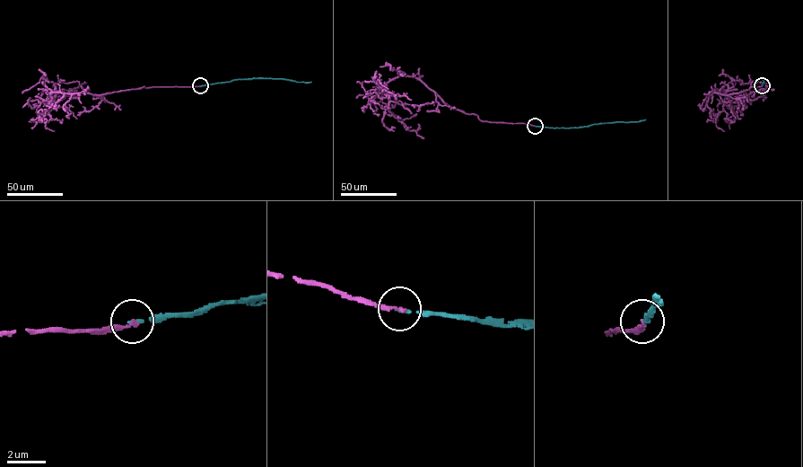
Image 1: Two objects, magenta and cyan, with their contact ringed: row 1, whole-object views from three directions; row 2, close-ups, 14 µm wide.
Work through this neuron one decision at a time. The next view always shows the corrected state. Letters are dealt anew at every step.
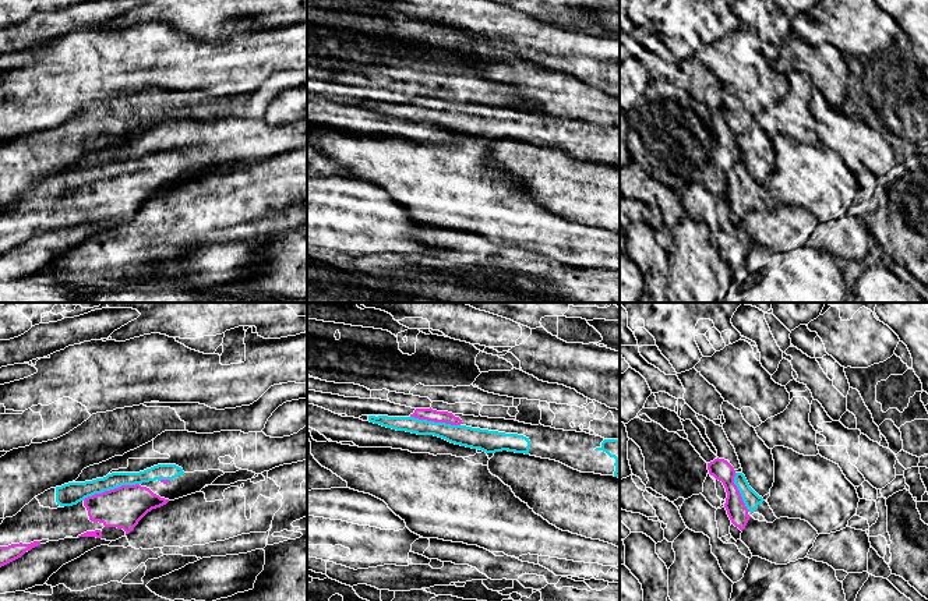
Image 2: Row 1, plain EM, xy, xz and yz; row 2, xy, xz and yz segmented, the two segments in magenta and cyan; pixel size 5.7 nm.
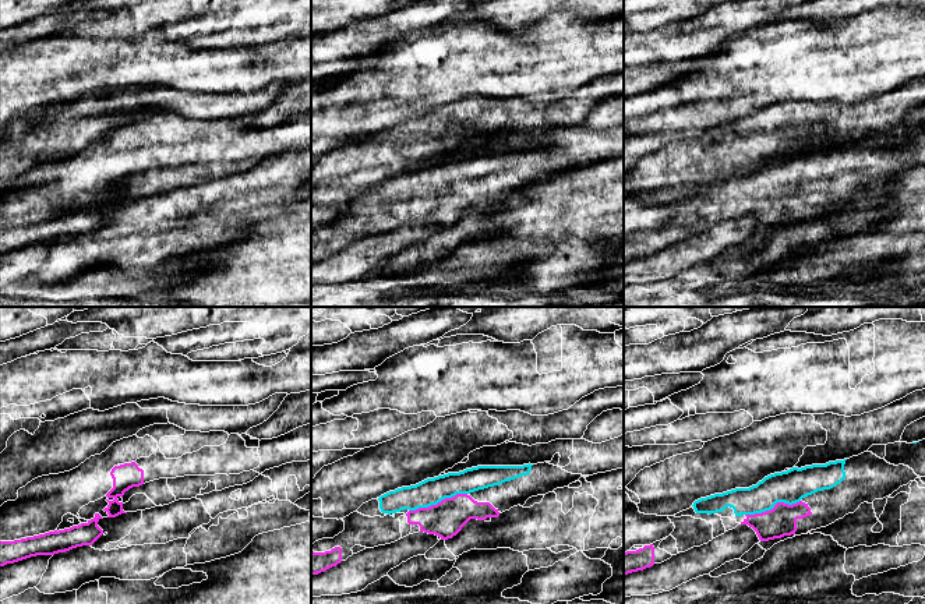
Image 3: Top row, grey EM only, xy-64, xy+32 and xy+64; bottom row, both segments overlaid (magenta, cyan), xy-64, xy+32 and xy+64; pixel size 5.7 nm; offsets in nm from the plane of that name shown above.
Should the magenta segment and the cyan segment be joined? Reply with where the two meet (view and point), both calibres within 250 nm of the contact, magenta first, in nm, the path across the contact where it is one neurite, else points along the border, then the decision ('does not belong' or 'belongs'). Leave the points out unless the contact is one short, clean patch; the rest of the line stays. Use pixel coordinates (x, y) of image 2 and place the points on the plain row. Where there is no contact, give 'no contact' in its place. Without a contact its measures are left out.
contact xy (110, 177); calibres 240 and 130 nm; belongs

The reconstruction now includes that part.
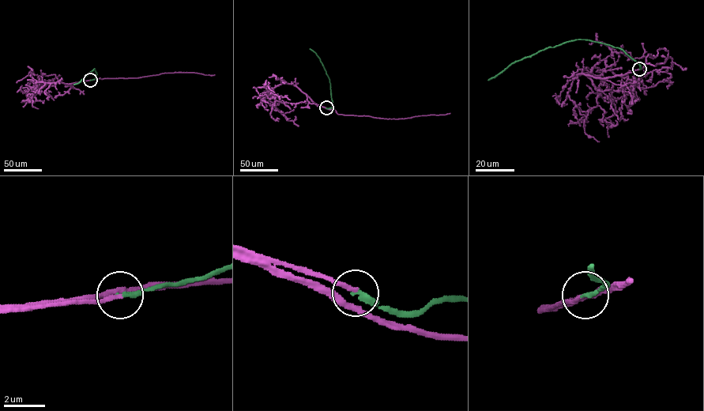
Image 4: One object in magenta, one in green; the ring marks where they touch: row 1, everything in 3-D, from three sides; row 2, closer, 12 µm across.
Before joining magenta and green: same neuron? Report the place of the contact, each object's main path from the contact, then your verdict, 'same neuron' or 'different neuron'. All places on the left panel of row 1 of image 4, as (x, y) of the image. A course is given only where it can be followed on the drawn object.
(90, 80) | magenta via (90, 80), (138, 77), (178, 72), (214, 75) | green via (90, 80), (96, 77), (94, 69), (73, 84) | same neuron

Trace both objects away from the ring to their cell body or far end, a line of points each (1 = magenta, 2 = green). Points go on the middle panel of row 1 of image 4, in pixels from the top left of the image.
1: (326, 107), (334, 110), (338, 114), (386, 118), (449, 113)
2: (326, 107), (332, 106), (329, 79), (320, 59), (310, 49)

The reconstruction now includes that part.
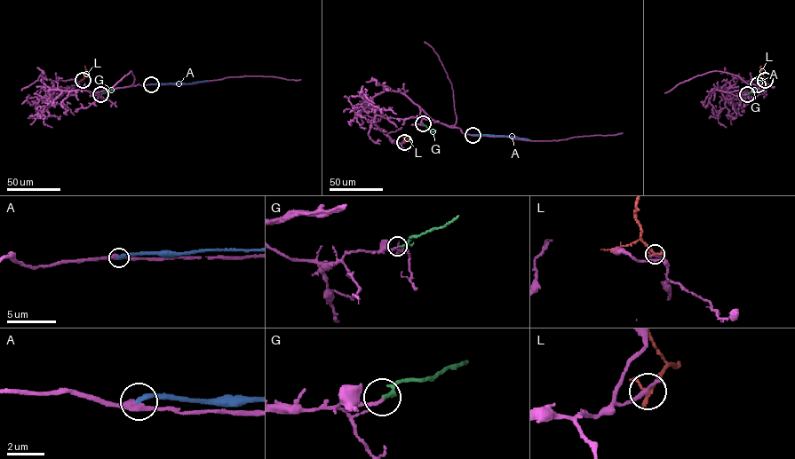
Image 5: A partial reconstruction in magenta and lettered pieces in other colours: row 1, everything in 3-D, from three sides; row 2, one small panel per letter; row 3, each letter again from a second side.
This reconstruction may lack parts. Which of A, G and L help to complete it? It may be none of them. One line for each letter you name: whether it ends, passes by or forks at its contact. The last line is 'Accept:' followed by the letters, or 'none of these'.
G: it ends
Accept: G

